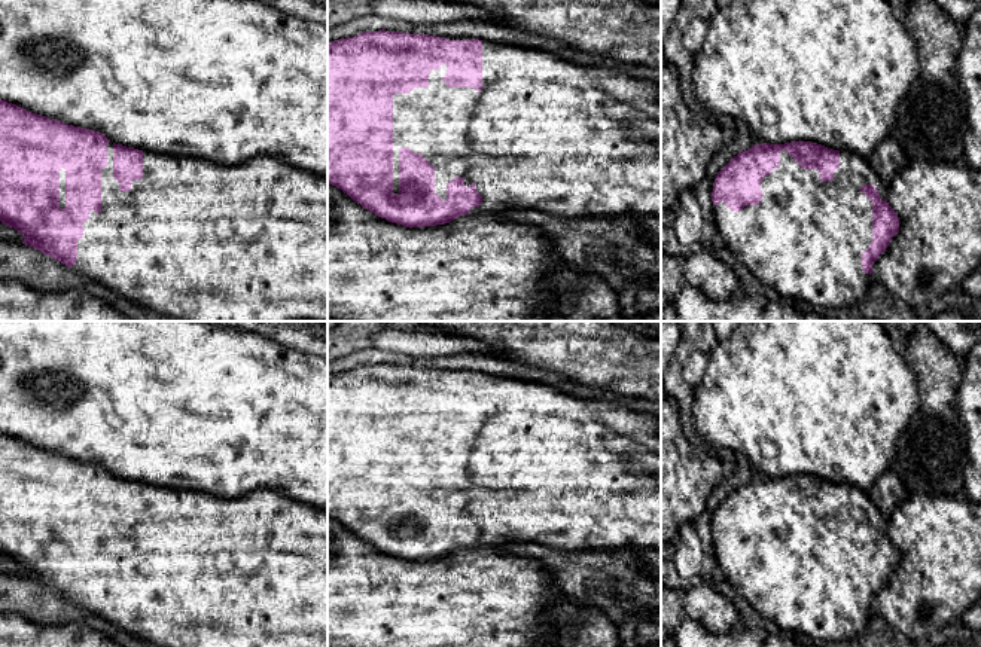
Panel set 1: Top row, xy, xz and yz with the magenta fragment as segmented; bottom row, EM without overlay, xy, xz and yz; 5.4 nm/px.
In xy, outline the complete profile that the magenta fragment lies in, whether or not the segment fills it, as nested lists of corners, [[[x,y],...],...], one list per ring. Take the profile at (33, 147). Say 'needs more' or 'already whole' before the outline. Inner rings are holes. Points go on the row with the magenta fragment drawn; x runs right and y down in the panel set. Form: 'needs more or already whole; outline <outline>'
needs more; outline [[[0,100],[0,222],[24,236],[22,244],[98,281],[112,292],[180,321],[327,321],[327,177],[259,155],[238,165],[143,152],[110,141],[104,134],[31,113]]]

